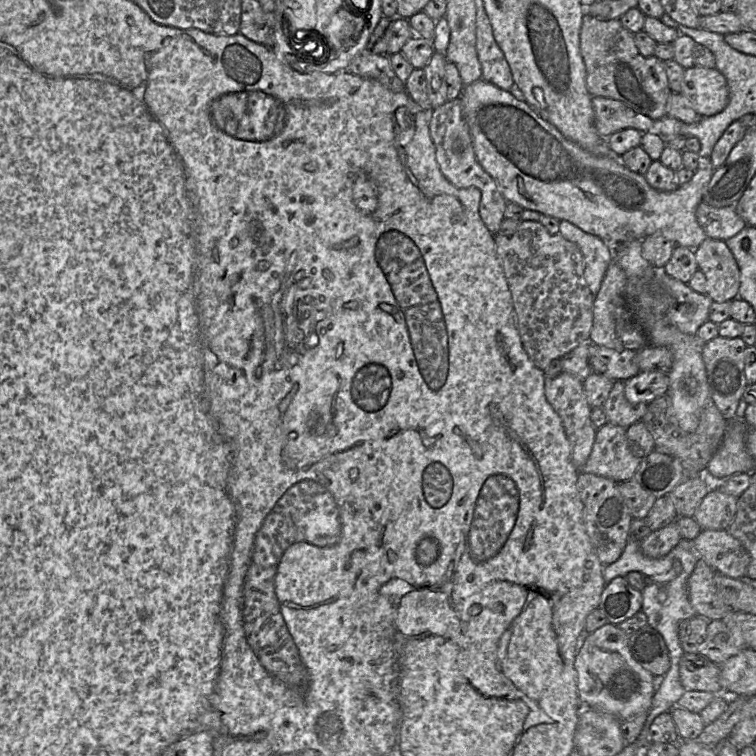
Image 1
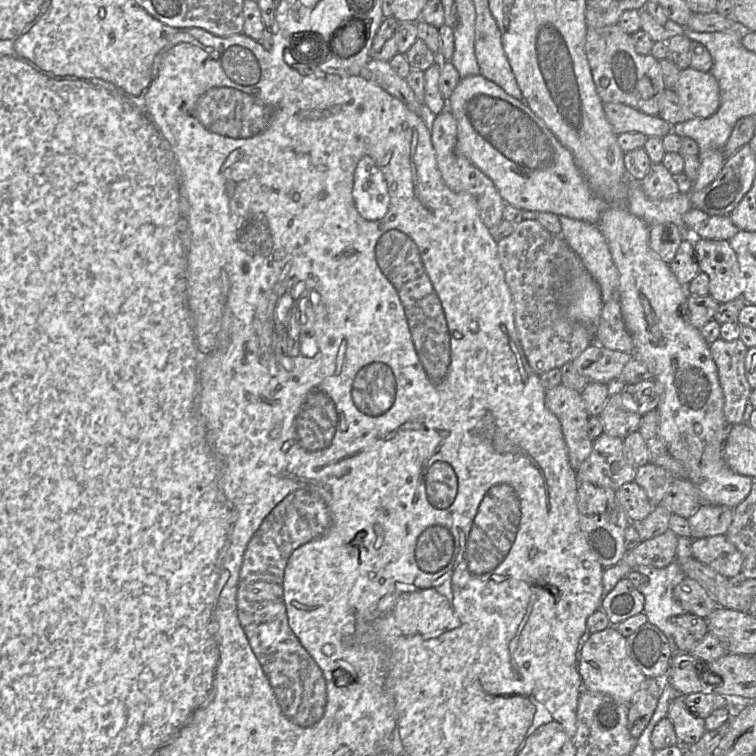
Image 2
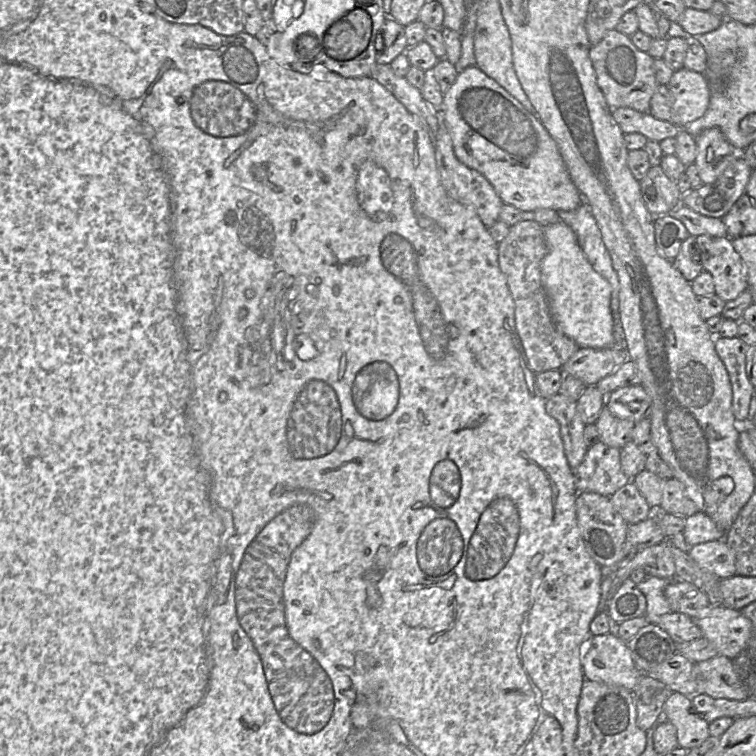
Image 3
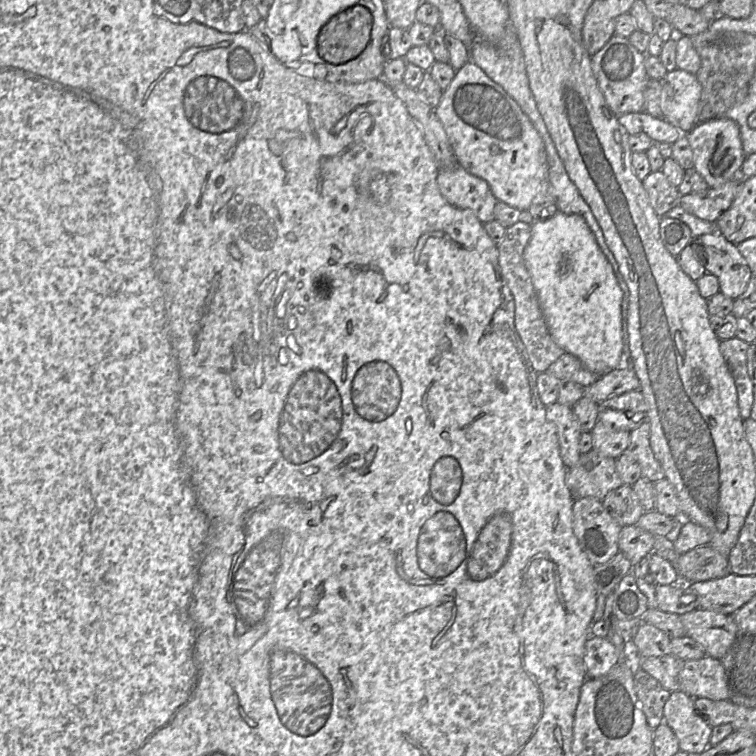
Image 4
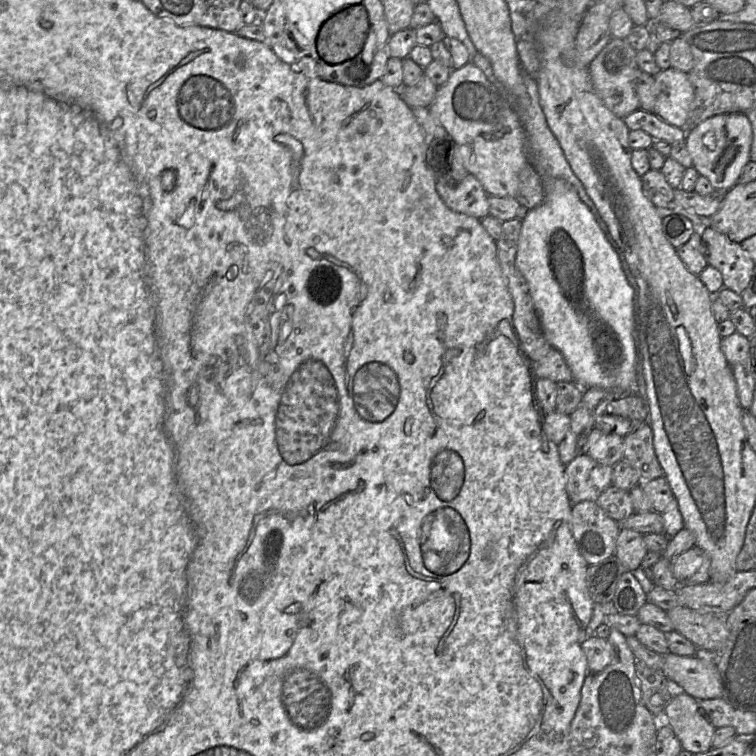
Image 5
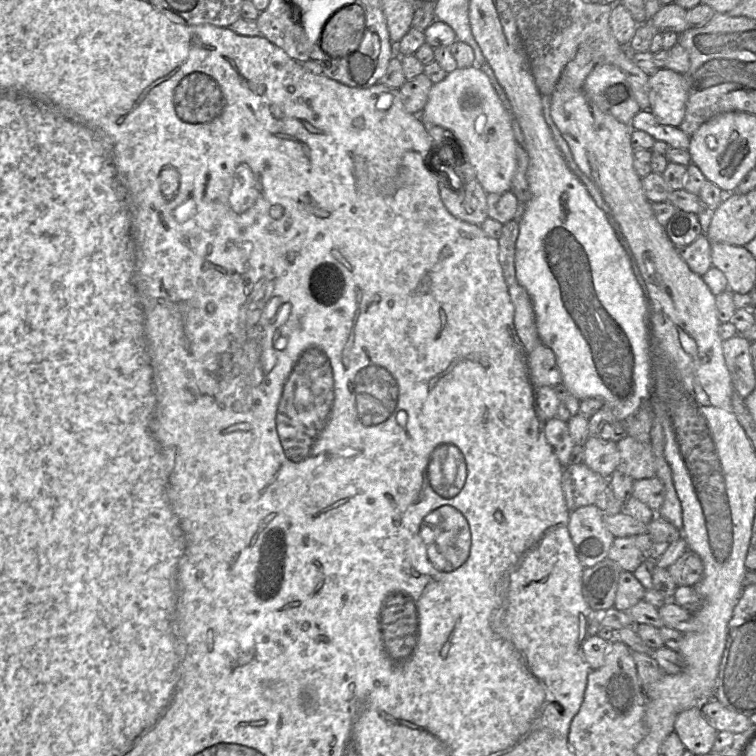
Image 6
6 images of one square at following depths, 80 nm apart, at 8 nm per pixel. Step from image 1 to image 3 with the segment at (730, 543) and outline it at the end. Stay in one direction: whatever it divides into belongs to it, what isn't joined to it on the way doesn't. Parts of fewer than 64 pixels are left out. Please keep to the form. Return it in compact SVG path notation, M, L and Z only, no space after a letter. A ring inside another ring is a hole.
M724 539L696 544L688 555L700 568L721 579L736 575L735 556Z

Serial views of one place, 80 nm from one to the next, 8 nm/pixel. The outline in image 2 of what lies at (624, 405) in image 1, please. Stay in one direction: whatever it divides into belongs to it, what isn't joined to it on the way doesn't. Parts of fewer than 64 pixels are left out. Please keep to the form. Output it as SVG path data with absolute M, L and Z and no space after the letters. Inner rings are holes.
M620 384L615 386L599 417L603 424L603 433L625 439L638 430L642 416L622 406L620 394L615 393L619 388Z

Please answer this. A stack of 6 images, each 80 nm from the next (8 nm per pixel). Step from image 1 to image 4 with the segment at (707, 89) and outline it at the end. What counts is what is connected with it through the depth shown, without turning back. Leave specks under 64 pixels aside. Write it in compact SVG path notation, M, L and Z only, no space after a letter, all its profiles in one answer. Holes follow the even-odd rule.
M678 68L668 71L659 81L662 84L662 118L687 134L698 124L700 82L696 75Z

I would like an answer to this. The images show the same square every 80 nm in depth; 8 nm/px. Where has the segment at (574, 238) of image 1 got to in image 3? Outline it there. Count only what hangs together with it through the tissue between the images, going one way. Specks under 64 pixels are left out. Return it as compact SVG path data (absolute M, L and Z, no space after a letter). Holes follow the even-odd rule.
M584 201L572 211L557 211L560 221L574 232L578 244L592 268L611 285L611 310L618 320L620 282L613 268L611 256L603 242L597 222Z

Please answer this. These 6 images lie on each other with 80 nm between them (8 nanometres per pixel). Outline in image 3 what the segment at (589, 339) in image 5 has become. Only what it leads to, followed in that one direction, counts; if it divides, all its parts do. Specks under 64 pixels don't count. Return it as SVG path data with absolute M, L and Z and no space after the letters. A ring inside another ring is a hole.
M559 221L543 228L549 251L542 262L542 281L556 326L580 348L614 347L611 285L592 268L568 225Z

